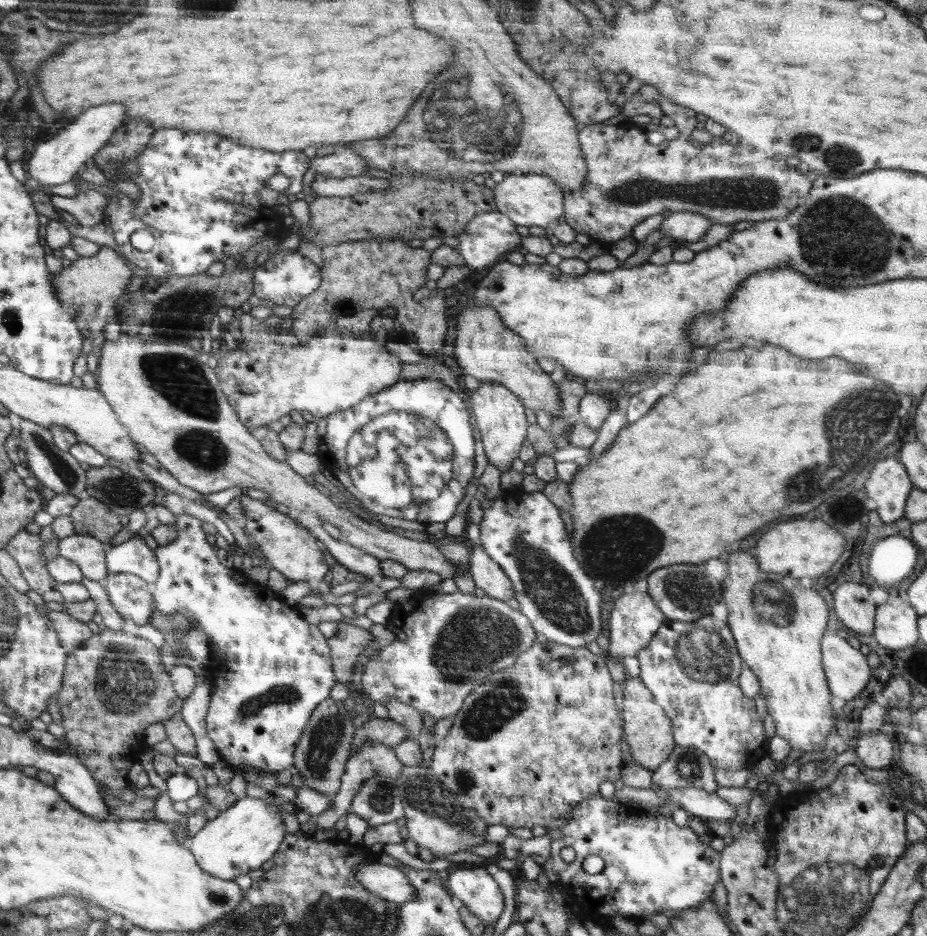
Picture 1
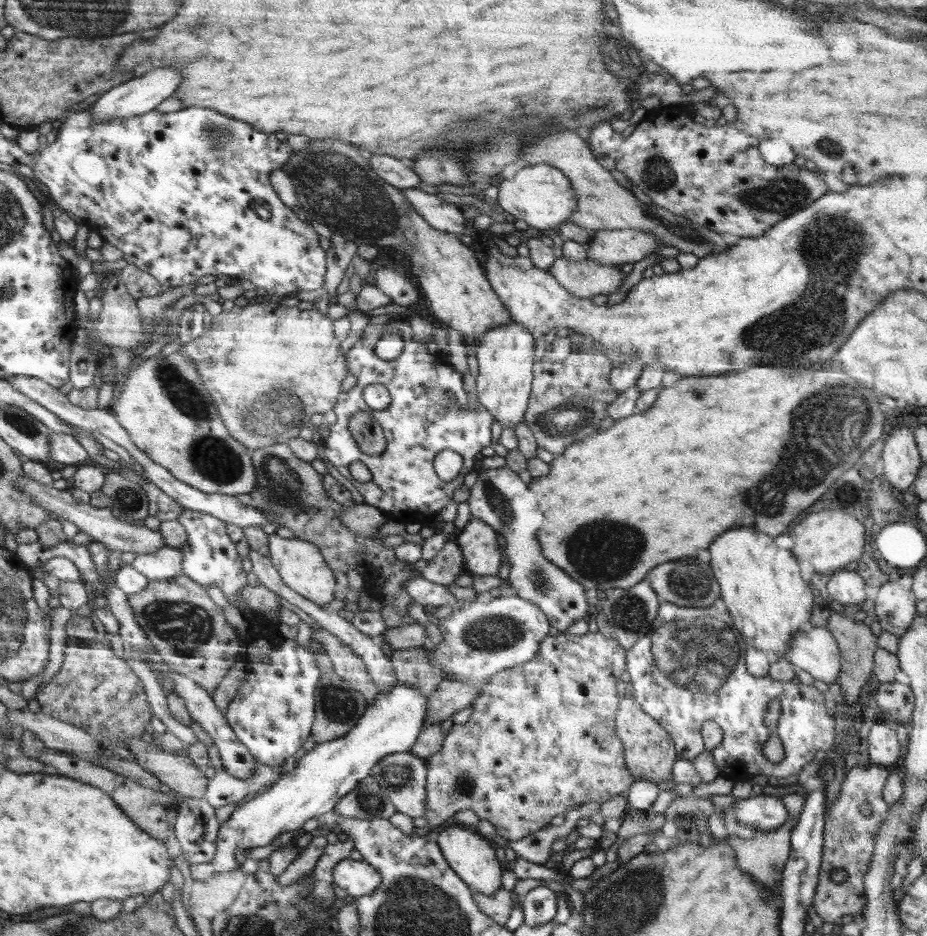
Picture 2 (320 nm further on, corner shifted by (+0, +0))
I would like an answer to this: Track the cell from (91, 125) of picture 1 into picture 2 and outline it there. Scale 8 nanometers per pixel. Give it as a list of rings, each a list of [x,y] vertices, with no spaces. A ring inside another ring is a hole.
[[[154,68],[152,72],[133,76],[132,79],[113,86],[100,95],[100,98],[91,107],[93,119],[98,122],[108,119],[124,119],[127,116],[144,115],[154,111],[166,99],[169,99],[182,82],[182,74],[176,68]]]

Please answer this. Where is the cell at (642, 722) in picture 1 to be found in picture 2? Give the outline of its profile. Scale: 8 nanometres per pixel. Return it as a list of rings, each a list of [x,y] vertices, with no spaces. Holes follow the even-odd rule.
[[[632,696],[622,698],[622,712],[618,712],[618,732],[622,732],[622,740],[626,740],[626,756],[630,756],[629,771],[634,777],[650,780],[657,785],[673,780],[672,766],[680,758],[676,745],[662,725],[646,713]]]

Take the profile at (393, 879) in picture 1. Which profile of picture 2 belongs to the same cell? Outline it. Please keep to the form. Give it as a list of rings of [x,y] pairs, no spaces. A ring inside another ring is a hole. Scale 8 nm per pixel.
[[[347,859],[340,862],[333,872],[336,888],[355,899],[364,898],[382,884],[382,877],[364,860]]]

